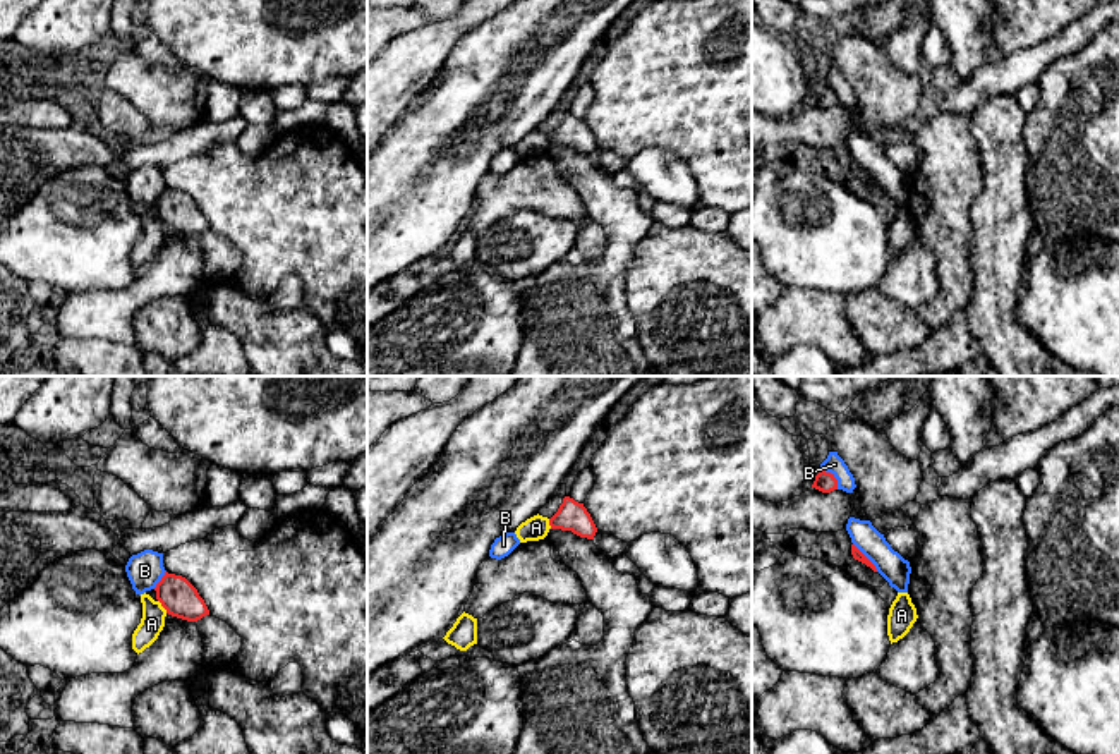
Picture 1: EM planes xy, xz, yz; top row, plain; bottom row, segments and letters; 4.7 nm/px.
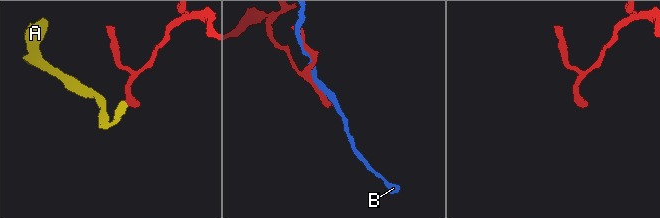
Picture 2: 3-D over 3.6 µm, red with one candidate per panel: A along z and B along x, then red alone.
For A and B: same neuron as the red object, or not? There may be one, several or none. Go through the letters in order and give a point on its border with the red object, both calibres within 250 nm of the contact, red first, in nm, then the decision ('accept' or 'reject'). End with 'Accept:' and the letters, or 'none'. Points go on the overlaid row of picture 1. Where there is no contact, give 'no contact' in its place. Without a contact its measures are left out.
A: xy (162, 605) | 170/110 nm | reject
B: yz (833, 476) | 100/90 nm | reject
Accept: none

